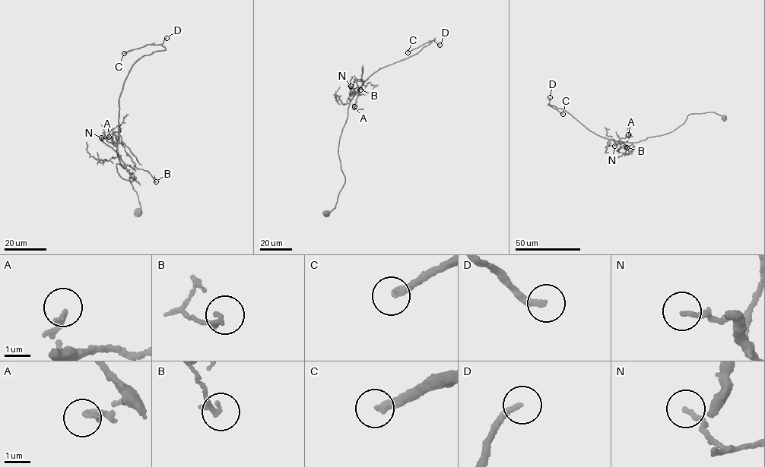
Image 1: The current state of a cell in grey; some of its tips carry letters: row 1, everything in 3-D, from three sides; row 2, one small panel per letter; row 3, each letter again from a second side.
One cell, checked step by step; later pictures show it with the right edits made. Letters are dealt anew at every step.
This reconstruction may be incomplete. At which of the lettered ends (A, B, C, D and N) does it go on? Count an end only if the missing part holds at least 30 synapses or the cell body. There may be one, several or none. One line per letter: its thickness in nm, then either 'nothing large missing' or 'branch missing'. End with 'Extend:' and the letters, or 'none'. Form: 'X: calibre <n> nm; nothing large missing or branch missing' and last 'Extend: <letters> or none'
A: calibre 200 nm; nothing large missing
B: calibre 180 nm; nothing large missing
C: calibre 280 nm; branch missing
D: calibre 200 nm; branch missing
N: calibre 200 nm; nothing large missing
Extend: C, D

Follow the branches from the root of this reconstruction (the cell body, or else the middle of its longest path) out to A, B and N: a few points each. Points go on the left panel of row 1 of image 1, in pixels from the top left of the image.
A: (138, 212), (134, 174), (131, 181), (117, 171), (116, 163), (125, 168), (120, 143), (109, 137)
B: (138, 212), (128, 178), (134, 174), (131, 181), (116, 171), (116, 163), (125, 168), (119, 143), (156, 181)
N: (138, 212), (128, 178), (134, 174), (131, 181), (120, 176), (116, 163), (125, 168), (117, 146), (101, 137)

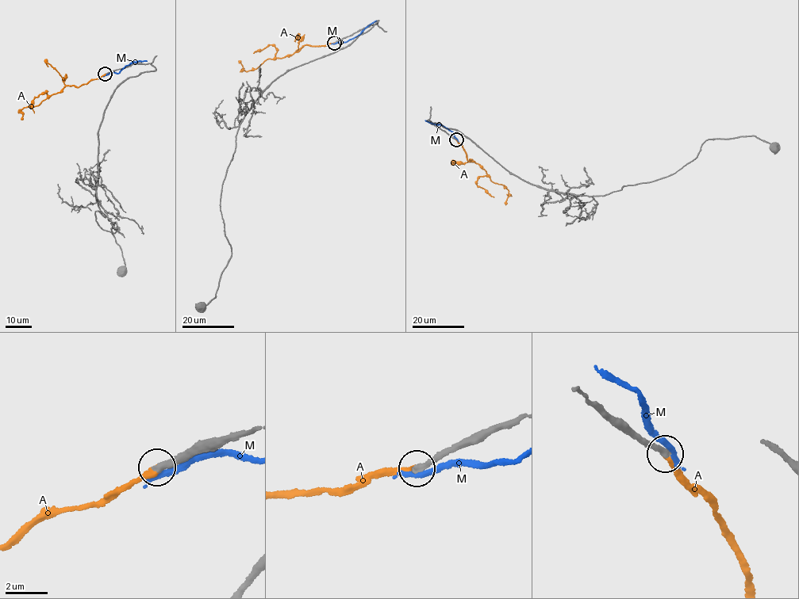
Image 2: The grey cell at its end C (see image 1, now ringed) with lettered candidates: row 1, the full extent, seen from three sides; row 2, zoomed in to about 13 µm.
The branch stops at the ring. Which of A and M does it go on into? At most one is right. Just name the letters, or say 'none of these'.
A

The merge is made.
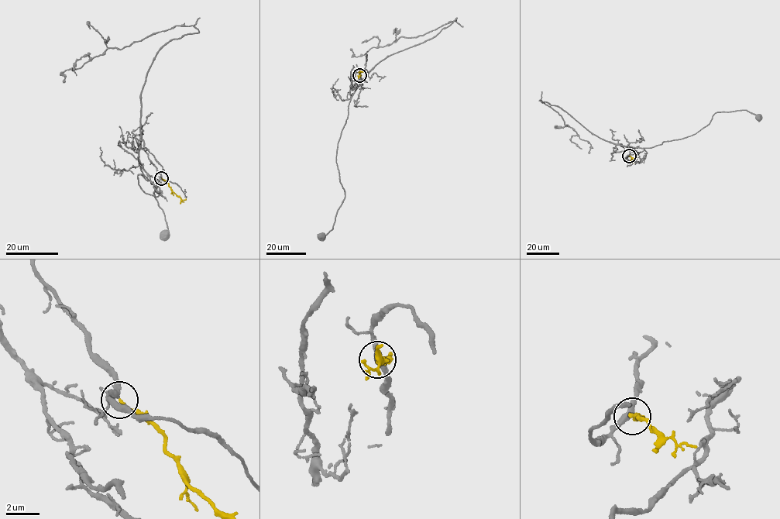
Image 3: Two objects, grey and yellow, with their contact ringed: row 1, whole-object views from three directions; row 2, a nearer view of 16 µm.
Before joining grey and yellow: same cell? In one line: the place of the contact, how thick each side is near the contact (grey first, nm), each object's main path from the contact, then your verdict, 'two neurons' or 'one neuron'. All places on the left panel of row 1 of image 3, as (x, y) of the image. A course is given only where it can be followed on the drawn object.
at (161, 178); 360 nm thick on the grey side, 200 nm on the other; grey runs (161, 177), (140, 149), (148, 180), (140, 174), (139, 184), (156, 197), (159, 186), (153, 193), (164, 234); yellow runs (161, 178), (168, 183), (173, 194), (182, 200), (185, 198); one neuron

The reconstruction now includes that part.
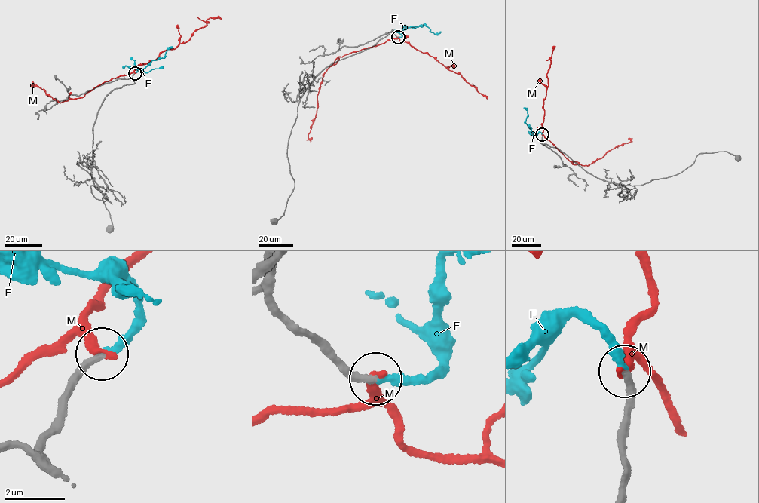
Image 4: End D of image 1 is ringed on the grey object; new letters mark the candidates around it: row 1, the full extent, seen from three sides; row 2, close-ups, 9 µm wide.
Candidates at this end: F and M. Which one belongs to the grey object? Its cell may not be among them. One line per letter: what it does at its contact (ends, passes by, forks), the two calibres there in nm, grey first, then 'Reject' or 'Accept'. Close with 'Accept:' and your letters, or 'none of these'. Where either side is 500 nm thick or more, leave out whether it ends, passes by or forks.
F: It ends there. Thickness 240 nm (grey) against 280 nm. Accept
M: It ends there. Thickness 240 nm (grey) against 320 nm. Reject
Accept: F

